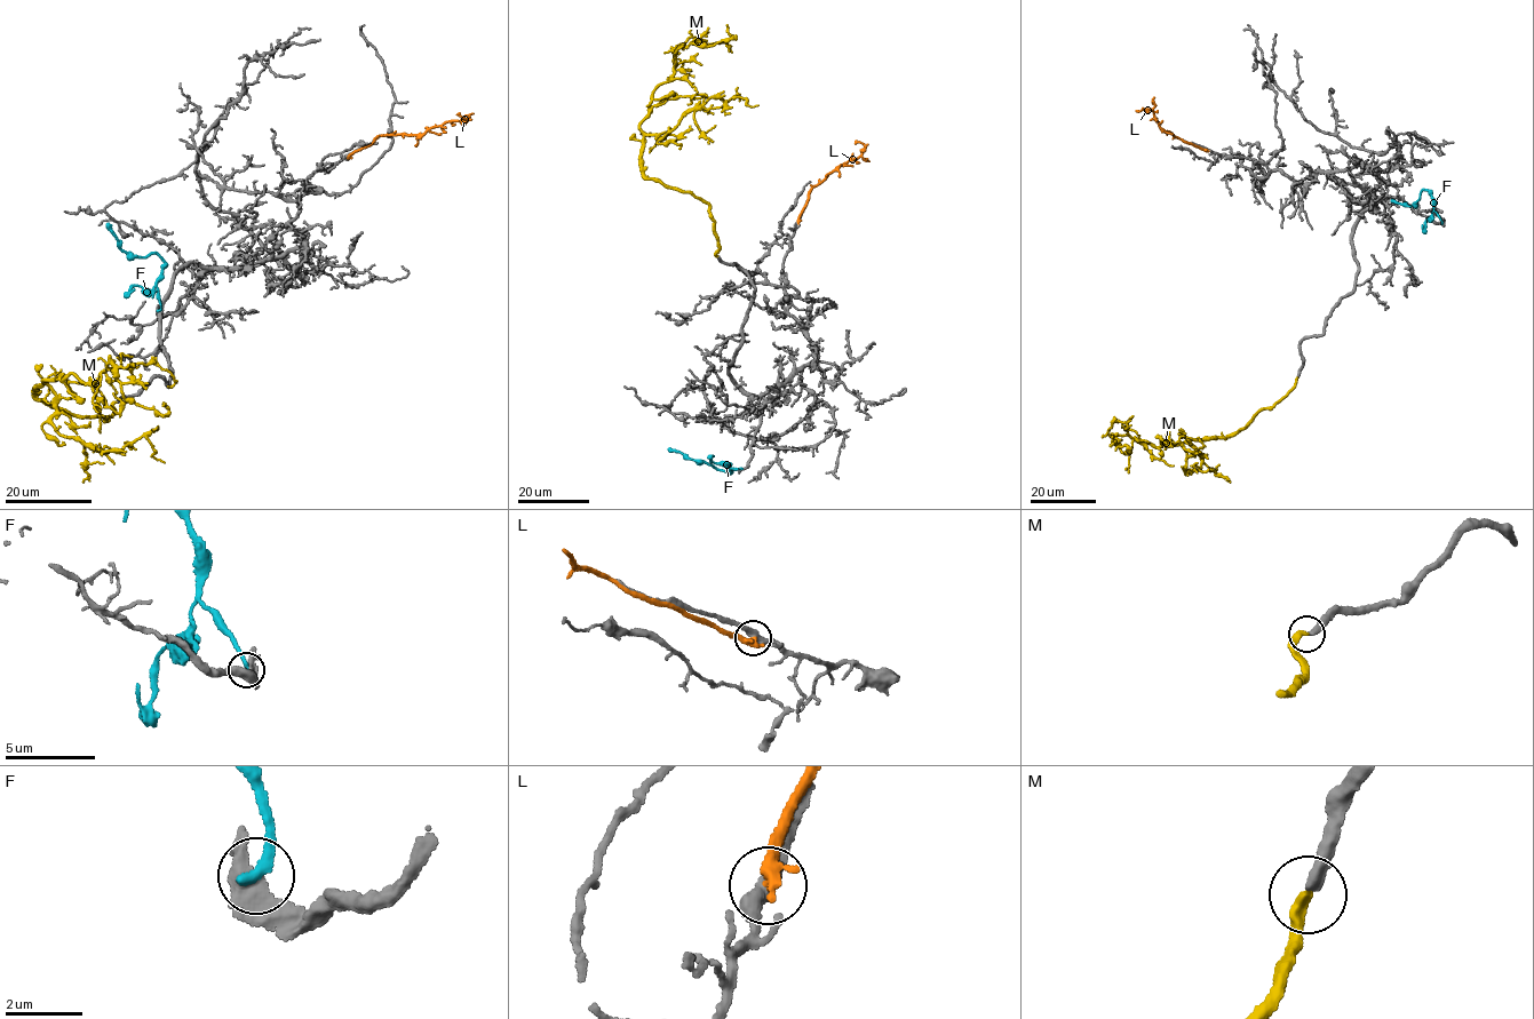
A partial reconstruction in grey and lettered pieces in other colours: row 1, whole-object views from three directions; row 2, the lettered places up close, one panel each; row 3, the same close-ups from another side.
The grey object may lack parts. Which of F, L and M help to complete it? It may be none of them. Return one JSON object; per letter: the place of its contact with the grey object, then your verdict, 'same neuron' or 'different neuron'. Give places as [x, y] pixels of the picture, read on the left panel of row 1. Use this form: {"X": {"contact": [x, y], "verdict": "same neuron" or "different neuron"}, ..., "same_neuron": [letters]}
{"F": {"contact": [159, 310], "verdict": "different neuron"}, "L": {"contact": [349, 156], "verdict": "different neuron"}, "M": {"contact": [116, 403], "verdict": "same neuron"}, "same_neuron": ["M"]}

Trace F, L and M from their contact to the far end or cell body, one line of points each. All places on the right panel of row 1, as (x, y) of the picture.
F: (1441, 223), (1428, 190), (1422, 189), (1413, 206), (1391, 199)
L: (1206, 150), (1161, 128), (1150, 110), (1138, 111)
M: (1297, 377), (1225, 438), (1158, 447), (1125, 435), (1115, 443), (1130, 451), (1115, 451)

